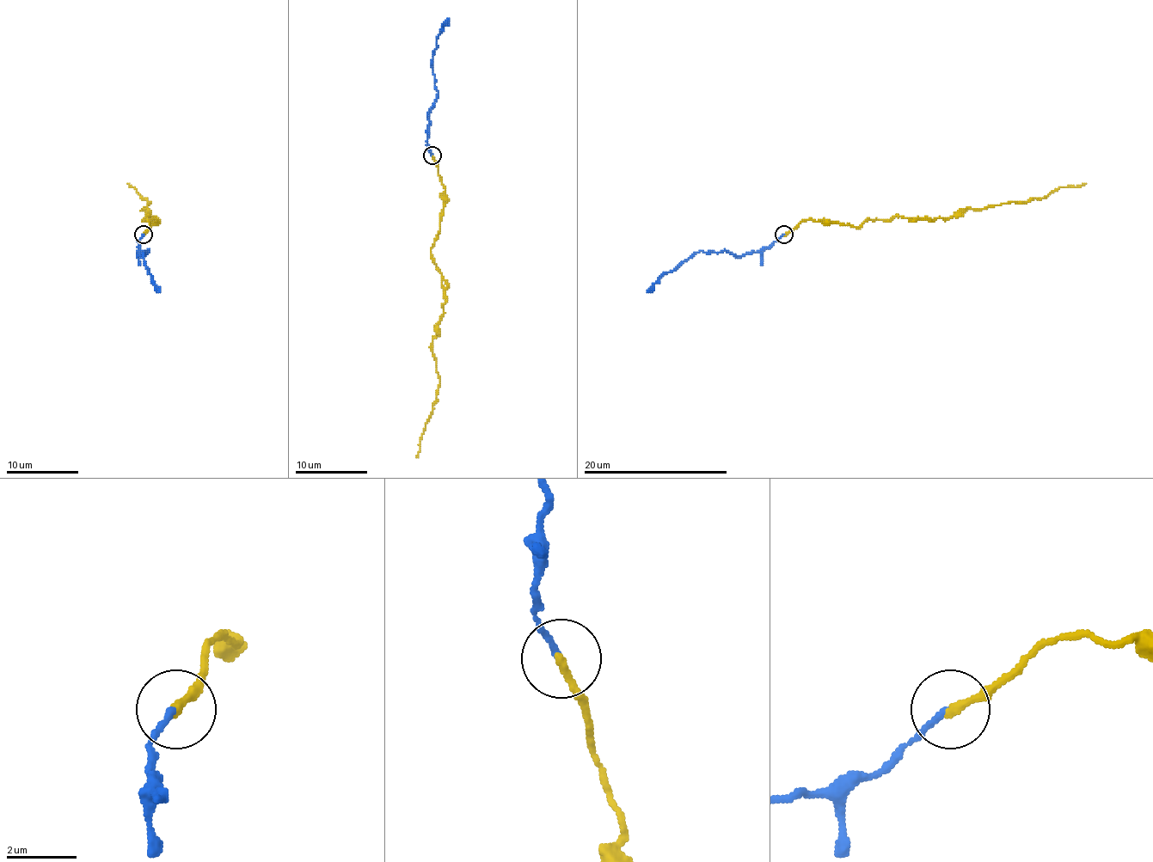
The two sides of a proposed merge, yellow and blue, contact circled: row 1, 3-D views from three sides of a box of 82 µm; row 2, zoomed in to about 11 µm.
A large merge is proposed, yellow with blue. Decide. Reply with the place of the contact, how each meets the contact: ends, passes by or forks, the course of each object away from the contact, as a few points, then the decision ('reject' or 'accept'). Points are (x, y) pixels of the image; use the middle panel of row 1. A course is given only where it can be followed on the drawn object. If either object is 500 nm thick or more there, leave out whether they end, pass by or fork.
(432, 155) | yellow ends | blue ends | yellow via (432, 155), (445, 192), (431, 259), (441, 275), (445, 303), (432, 339), (439, 380), (436, 401), (416, 457) | blue via (431, 155), (427, 139), (431, 112), (438, 92), (432, 65), (436, 38), (449, 18) | accept

